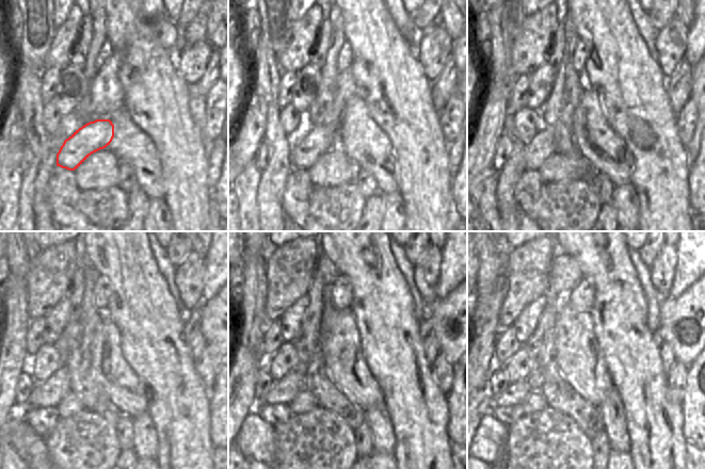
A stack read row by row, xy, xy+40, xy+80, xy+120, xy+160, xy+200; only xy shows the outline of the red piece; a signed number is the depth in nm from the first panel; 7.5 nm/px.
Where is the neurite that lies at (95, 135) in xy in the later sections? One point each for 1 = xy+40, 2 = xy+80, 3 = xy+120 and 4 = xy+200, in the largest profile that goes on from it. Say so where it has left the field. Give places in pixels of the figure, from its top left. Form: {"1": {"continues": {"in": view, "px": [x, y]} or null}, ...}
{"1": {"continues": {"in": "xy+40", "px": [305, 152]}}, "2": {"continues": {"in": "xy+80", "px": [542, 145]}}, "3": {"continues": {"in": "xy+120", "px": [48, 393]}}, "4": {"continues": {"in": "xy+200", "px": [515, 393]}}}

